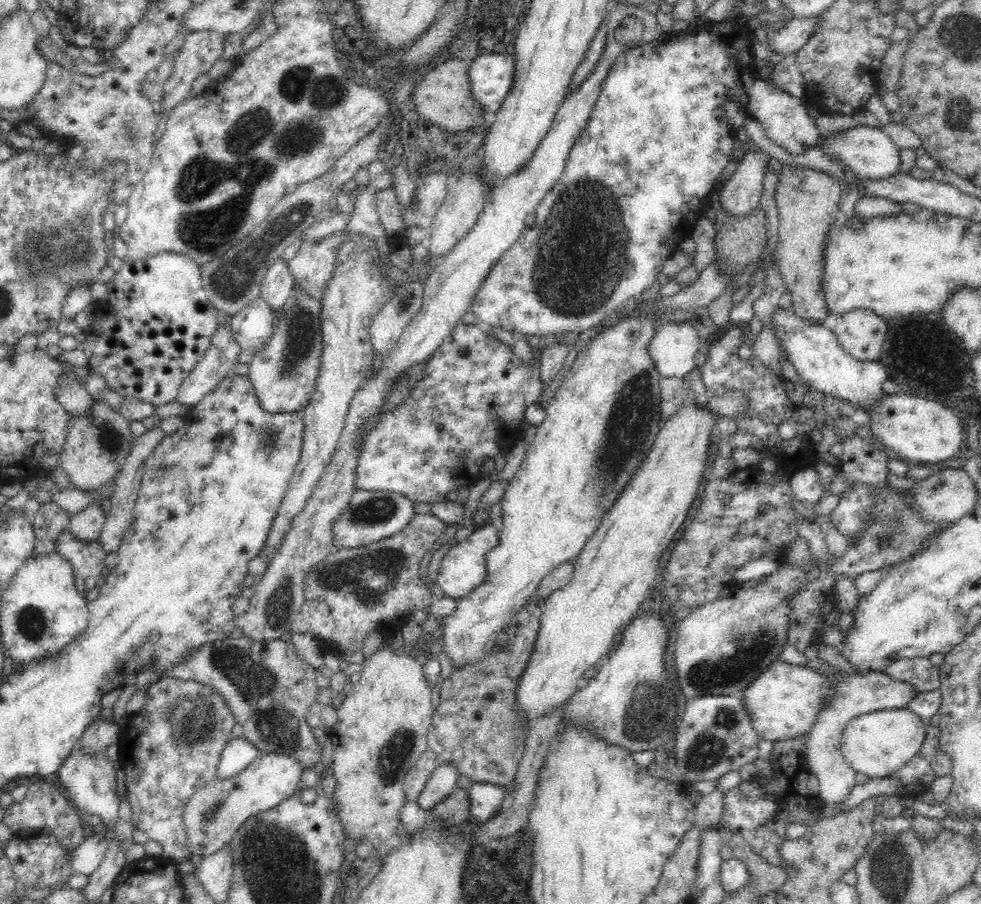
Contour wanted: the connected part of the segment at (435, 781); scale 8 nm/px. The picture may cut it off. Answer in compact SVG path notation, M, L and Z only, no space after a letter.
M439 762L432 777L427 780L422 794L418 796L417 803L428 811L438 801L459 788L458 778L460 777L461 775L454 764Z

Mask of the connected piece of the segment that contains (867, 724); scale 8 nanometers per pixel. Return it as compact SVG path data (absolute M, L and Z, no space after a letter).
M905 707L897 709L884 709L876 712L862 714L848 721L845 724L844 732L841 734L841 753L846 763L856 773L868 775L868 778L883 777L894 773L902 768L920 750L925 735L925 723L918 718L918 715Z

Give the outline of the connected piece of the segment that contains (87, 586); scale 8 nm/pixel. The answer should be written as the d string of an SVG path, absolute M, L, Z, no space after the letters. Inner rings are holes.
M68 530L60 532L56 538L56 554L66 559L74 571L74 582L78 592L86 596L95 588L96 580L106 567L107 553L99 539L82 541L75 538Z

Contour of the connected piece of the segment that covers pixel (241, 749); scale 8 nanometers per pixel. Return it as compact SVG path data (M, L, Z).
M243 736L232 738L222 751L220 762L217 765L216 779L236 779L251 762L260 754L256 745Z

